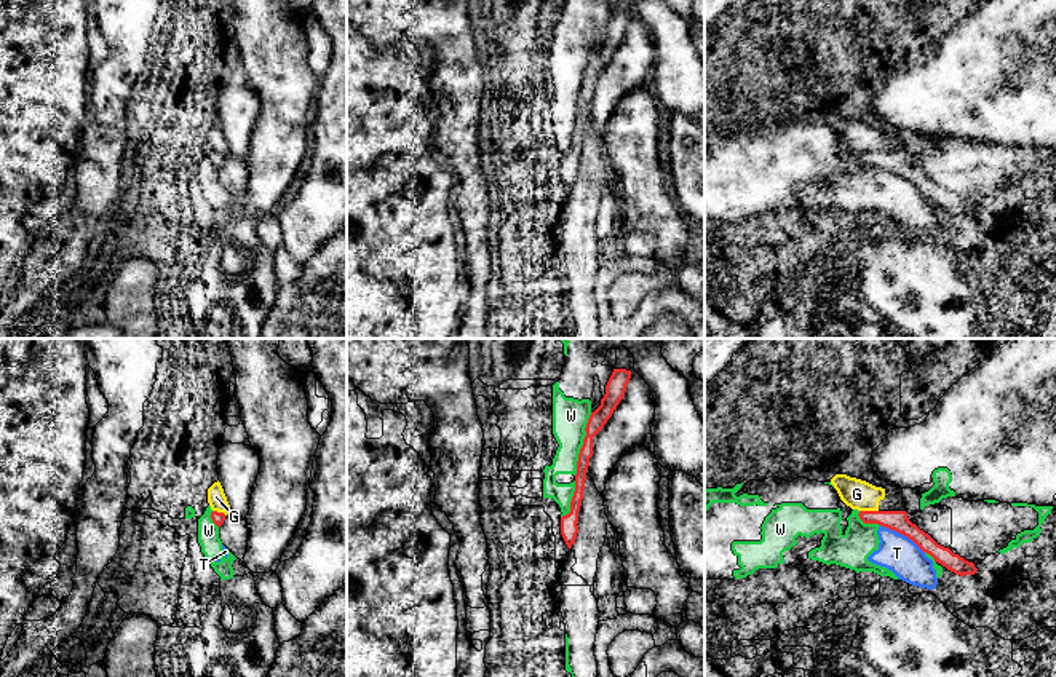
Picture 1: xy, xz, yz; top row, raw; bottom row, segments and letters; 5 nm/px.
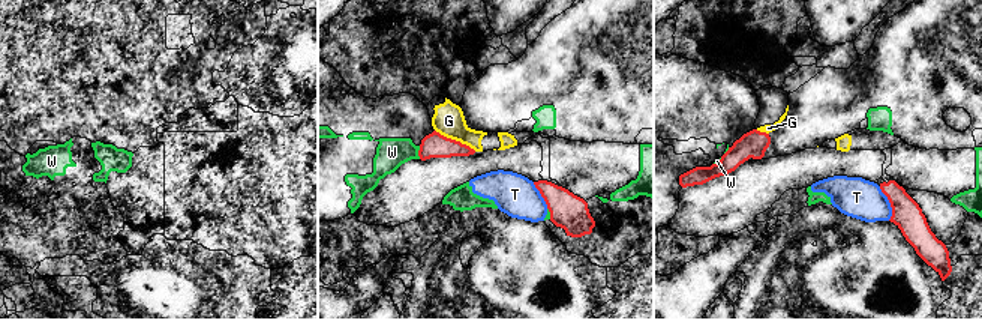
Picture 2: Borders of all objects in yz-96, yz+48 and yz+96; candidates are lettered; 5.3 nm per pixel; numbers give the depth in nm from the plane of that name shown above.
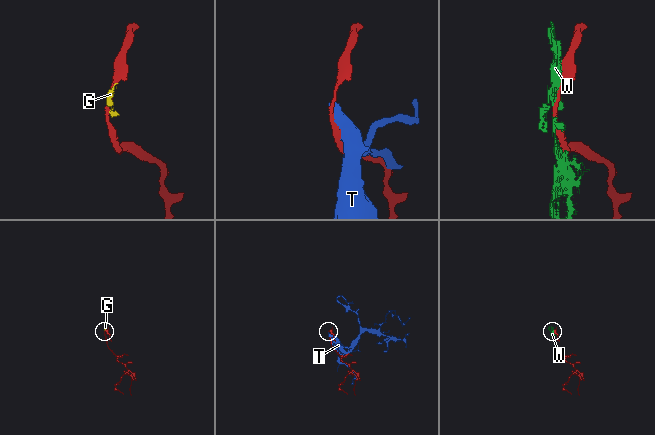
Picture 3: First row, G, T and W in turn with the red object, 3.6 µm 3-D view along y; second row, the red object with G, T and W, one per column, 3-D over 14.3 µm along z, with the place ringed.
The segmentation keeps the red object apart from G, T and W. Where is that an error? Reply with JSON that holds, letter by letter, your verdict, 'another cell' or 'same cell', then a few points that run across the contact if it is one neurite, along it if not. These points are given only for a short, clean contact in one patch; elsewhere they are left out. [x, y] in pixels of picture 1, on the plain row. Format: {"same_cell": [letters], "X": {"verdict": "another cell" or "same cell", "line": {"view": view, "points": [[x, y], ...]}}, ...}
{"same_cell": [], "G": {"verdict": "another cell"}, "T": {"verdict": "another cell"}, "W": {"verdict": "another cell"}}

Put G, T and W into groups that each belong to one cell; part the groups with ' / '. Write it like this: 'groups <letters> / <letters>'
groups G / T W

